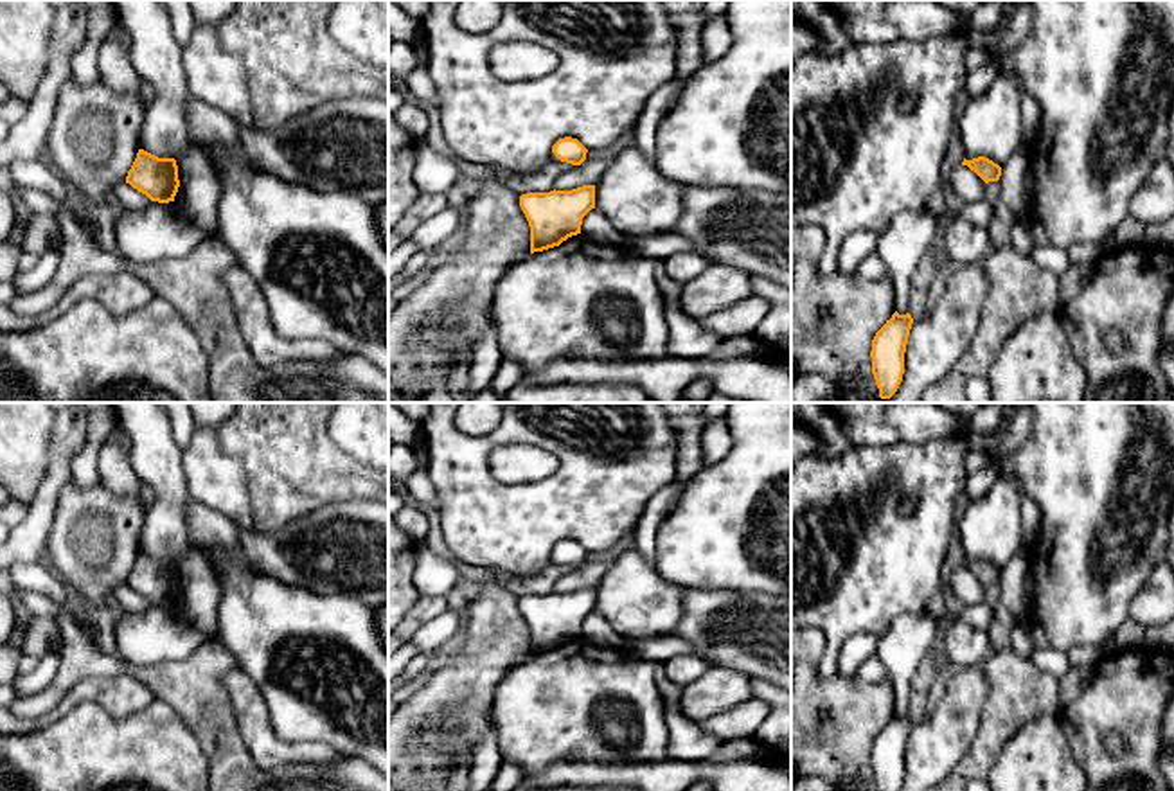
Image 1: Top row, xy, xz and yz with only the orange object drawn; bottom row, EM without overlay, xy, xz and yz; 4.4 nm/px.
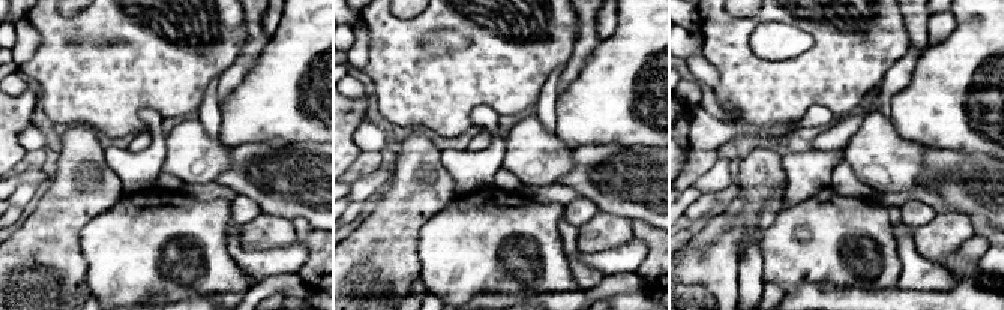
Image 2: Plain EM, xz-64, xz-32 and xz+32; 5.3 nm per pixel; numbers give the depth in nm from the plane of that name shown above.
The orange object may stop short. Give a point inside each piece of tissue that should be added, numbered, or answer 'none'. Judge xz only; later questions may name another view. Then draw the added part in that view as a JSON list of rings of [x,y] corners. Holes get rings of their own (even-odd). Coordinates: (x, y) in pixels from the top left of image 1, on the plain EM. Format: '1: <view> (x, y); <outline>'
none

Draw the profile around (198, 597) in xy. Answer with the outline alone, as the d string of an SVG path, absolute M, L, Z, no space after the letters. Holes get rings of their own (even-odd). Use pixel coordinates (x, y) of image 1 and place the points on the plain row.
M191 548L174 563L180 582L174 608L203 638L214 638L218 633L221 586L209 557L198 548Z

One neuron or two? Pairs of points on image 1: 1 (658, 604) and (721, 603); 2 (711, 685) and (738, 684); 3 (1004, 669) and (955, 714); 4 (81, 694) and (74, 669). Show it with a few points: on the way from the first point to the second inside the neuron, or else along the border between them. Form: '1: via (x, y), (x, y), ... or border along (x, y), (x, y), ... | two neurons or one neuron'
1: border along (685, 590), (682, 617), (673, 635) | two neurons
2: via (718, 685), (730, 685) | one neuron
3: border along (982, 666), (989, 691), (978, 725) | two neurons
4: border along (119, 675), (81, 678), (49, 711) | two neurons

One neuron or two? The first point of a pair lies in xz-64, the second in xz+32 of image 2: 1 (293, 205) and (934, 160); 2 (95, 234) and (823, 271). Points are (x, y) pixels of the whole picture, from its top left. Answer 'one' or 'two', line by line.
1: one
2: one

